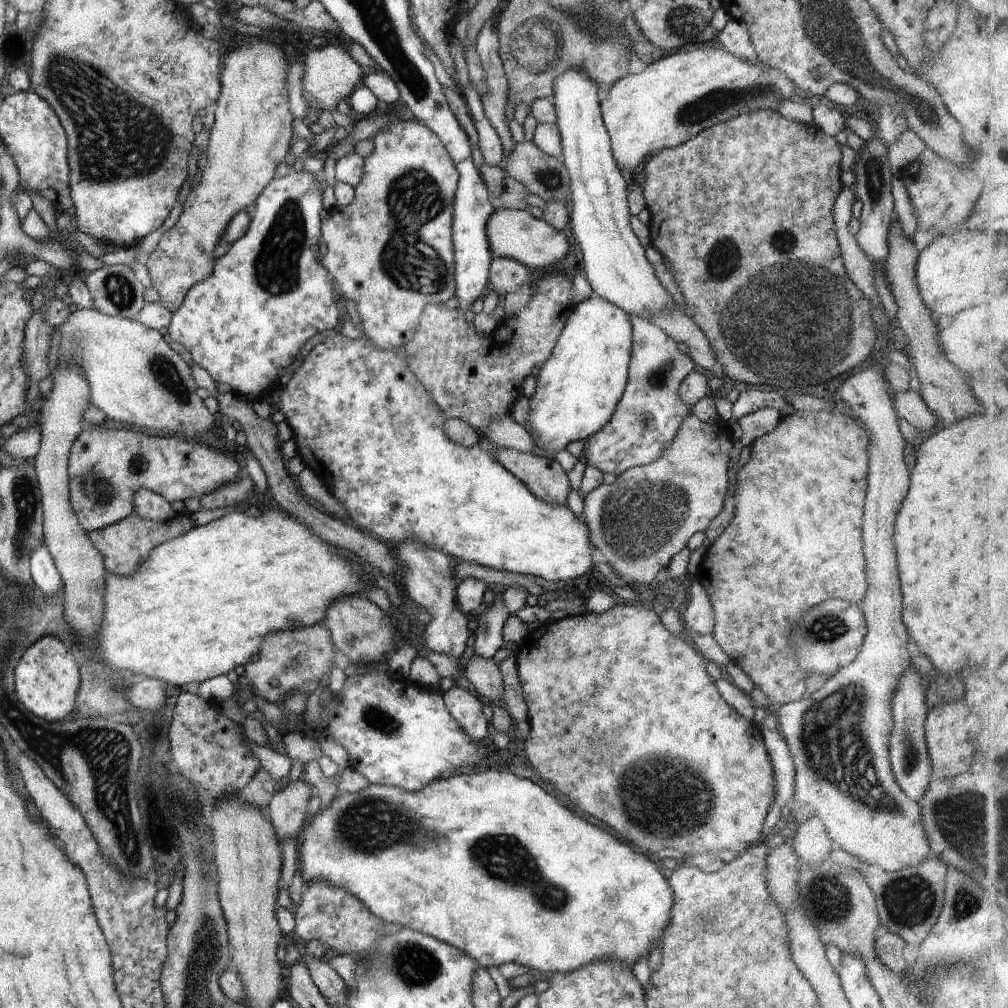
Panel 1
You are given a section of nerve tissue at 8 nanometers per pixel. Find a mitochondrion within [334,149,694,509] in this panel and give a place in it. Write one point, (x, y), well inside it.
(414, 198)

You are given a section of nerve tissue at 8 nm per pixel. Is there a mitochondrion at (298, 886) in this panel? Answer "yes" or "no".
no

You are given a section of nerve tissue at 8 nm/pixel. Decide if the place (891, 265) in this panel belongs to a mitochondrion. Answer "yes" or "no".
no

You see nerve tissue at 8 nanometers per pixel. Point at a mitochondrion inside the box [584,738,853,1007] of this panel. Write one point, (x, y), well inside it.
(656, 799)

